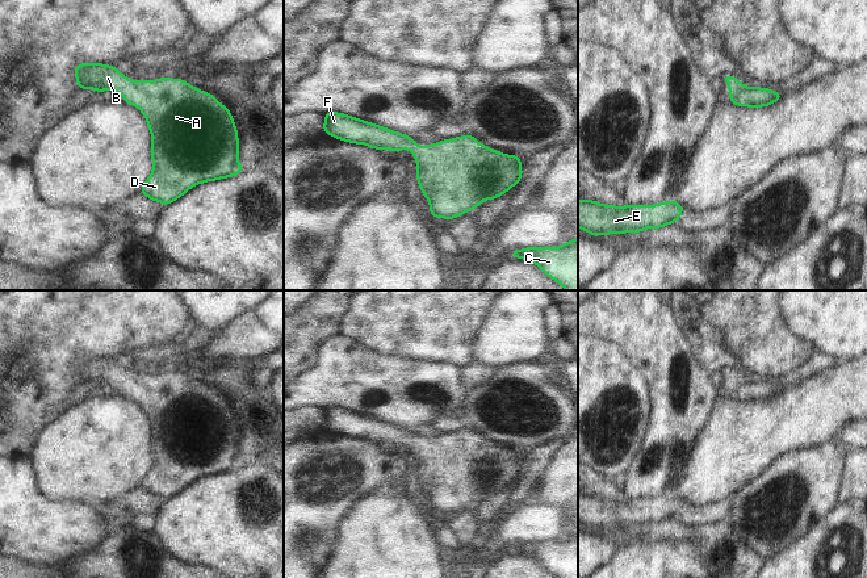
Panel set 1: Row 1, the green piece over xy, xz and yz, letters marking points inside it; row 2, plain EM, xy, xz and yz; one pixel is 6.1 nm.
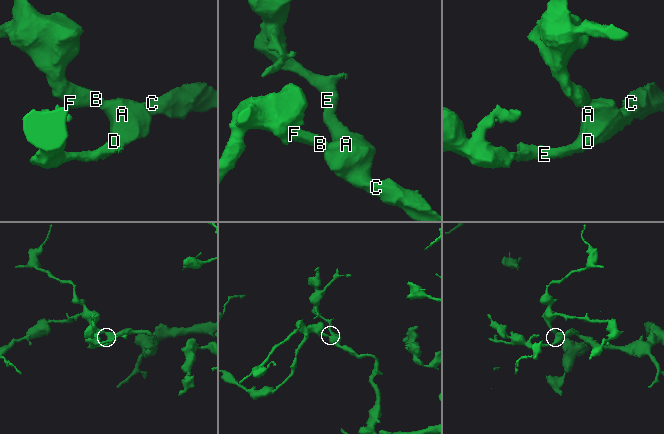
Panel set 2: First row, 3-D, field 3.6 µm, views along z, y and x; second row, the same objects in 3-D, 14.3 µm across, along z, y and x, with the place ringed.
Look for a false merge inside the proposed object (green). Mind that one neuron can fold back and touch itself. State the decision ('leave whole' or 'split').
leave whole

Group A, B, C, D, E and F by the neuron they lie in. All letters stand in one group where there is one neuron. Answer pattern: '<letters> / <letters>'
A B C D E F

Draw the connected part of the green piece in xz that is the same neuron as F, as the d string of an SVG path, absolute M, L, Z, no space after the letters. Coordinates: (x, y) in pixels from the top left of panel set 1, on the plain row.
M326 406L323 427L342 436L364 439L373 444L402 445L414 448L418 460L415 473L430 499L430 511L452 515L478 502L486 493L495 494L518 479L523 470L522 451L493 444L472 428L419 440L410 430L394 426L340 406Z

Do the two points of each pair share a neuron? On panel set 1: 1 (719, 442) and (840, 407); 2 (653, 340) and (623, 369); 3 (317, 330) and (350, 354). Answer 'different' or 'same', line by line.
1: same
2: different
3: different

